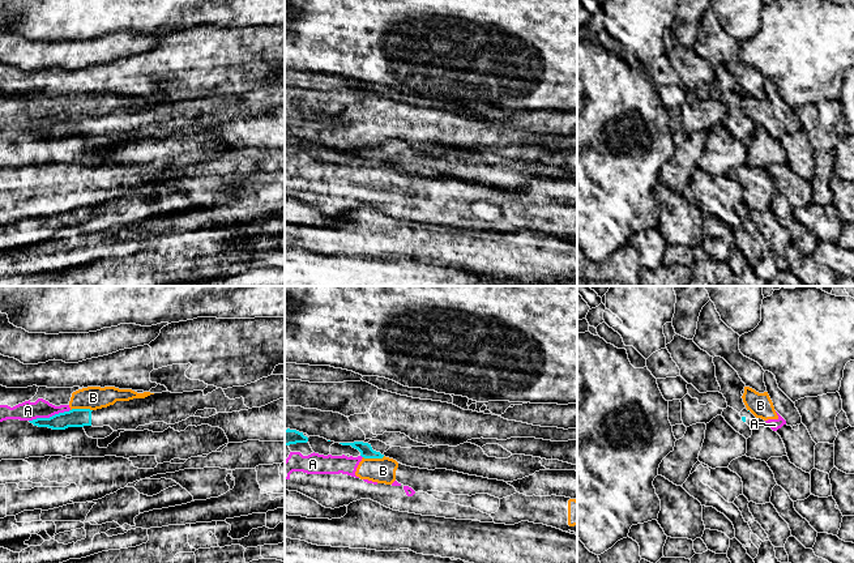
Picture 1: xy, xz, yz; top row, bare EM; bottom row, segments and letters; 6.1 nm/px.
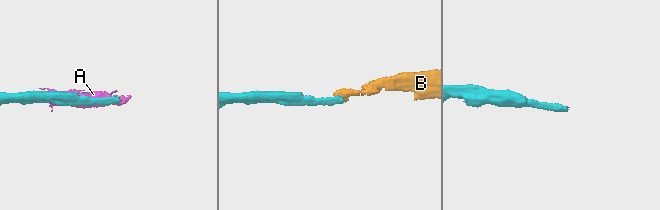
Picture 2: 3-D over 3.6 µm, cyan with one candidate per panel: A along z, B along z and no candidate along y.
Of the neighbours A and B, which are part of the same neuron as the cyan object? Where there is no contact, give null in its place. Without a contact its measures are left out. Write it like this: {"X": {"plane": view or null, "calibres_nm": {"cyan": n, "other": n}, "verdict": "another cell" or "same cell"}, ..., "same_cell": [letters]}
{"A": {"plane": "xy", "calibres_nm": {"cyan": 110, "other": 120}, "verdict": "another cell"}, "B": {"plane": "xy", "calibres_nm": {"cyan": 110, "other": 140}, "verdict": "another cell"}, "same_cell": []}

